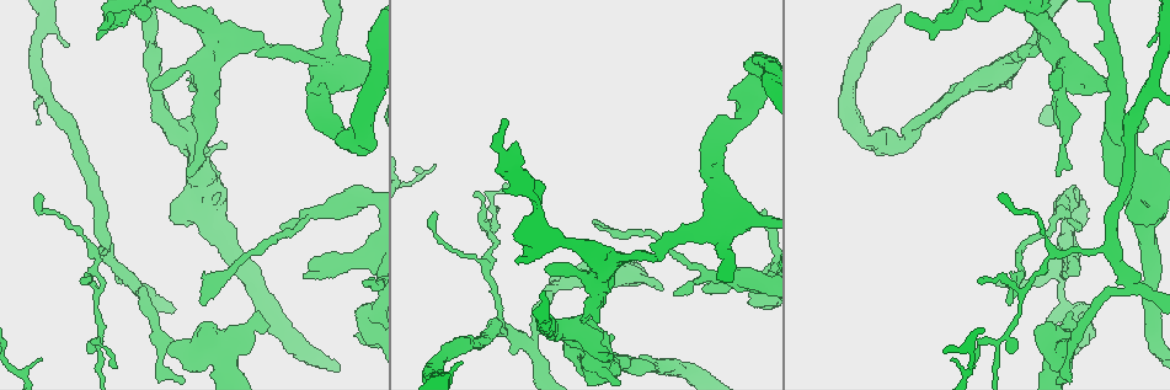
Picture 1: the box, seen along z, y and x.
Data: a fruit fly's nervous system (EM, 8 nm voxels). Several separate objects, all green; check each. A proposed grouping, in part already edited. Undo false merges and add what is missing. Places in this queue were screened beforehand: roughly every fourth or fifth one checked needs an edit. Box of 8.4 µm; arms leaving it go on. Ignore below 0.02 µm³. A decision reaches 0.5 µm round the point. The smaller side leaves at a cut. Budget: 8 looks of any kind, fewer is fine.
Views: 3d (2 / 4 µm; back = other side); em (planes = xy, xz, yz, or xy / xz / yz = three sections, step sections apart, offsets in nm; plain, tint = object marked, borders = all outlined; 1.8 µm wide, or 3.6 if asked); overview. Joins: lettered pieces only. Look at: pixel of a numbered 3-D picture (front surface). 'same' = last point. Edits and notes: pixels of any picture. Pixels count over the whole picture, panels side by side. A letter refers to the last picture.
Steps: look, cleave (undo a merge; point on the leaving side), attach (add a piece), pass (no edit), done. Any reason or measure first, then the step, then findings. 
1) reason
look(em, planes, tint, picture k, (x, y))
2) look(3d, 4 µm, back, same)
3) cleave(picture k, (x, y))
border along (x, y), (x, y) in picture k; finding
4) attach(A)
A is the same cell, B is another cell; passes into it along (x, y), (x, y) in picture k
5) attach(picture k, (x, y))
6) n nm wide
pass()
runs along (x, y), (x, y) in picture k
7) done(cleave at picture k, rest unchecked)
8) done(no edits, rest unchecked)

thin end
look(em, planes, plain, picture 1, (1008, 303))

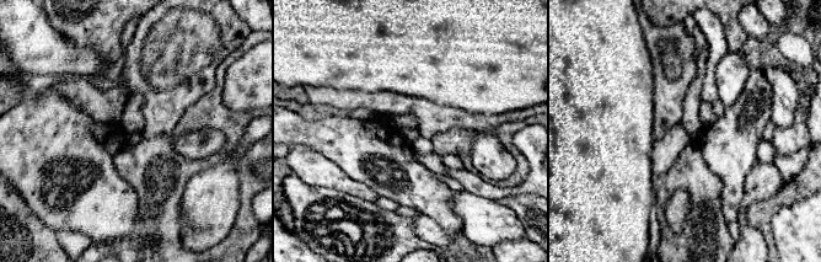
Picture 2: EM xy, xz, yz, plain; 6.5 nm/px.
look(em, planes, borders, same)

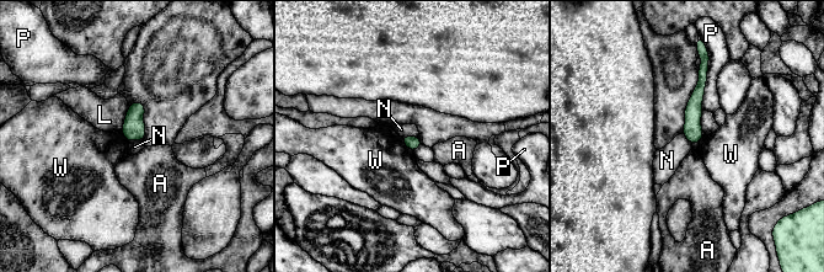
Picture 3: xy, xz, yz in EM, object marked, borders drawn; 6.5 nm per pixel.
pass()
A, L, N, P and W are other cells; border along (401, 136), (418, 137) in picture 3; no lettered piece goes on from it

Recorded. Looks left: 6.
an open end
look(3d, 2 µm, back, picture 1, (173, 210))

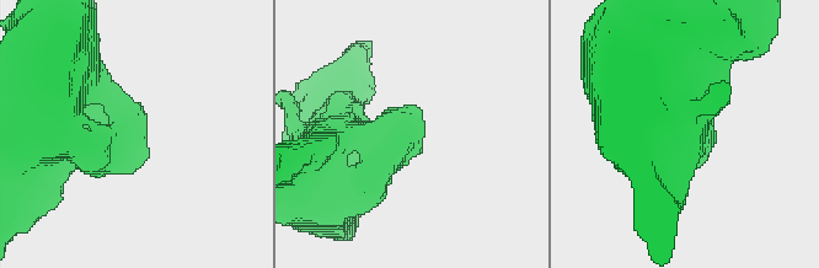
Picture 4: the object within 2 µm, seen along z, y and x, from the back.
look(em, xy, step 4, borders, picture 4, (716, 140))

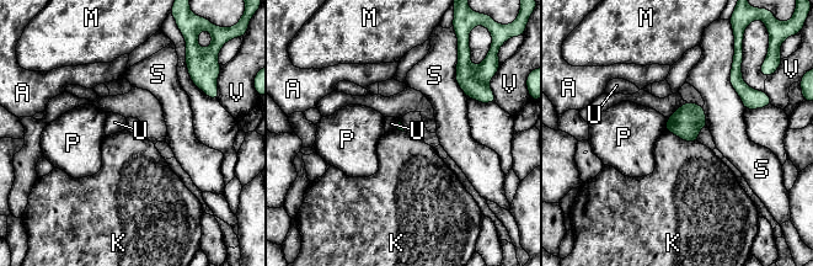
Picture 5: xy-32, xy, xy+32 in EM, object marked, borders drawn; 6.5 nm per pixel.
another direction
look(em, planes, borders, same)

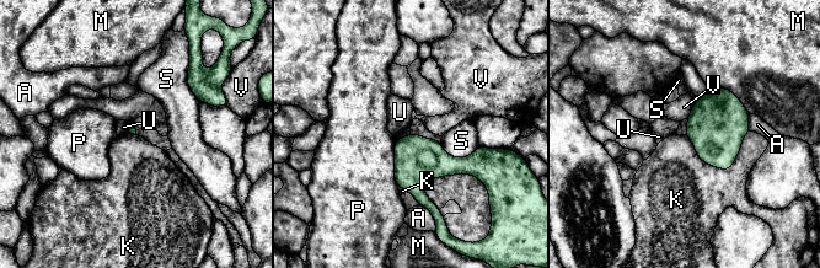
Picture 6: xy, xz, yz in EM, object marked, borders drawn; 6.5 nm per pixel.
K touches over 420 nm
pass()
A, K, M, P, S, U and V are other cells; border along (750, 130), (727, 170), (686, 134) in picture 6; none of them fits

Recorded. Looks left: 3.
free end
look(em, xy, step 4, borders, picture 1, (67, 45))

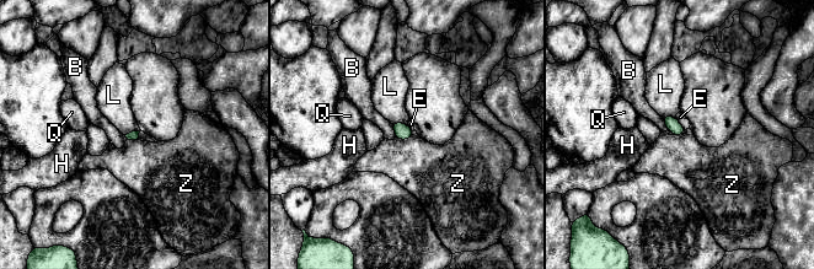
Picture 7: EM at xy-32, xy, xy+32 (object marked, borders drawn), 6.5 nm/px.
pass()
B, E, H, L, Q and Z are other cells; border along (139, 130), (122, 134) in picture 7; none of them fits

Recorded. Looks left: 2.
done(no edits, rest unchecked)

